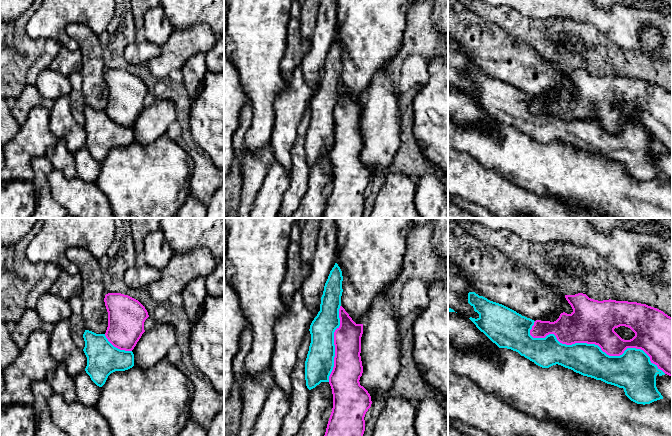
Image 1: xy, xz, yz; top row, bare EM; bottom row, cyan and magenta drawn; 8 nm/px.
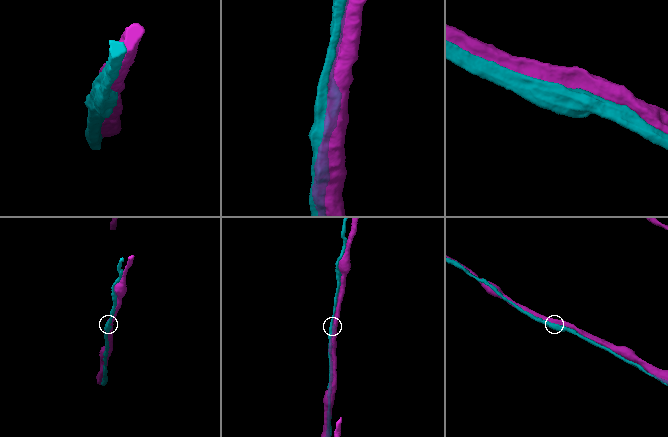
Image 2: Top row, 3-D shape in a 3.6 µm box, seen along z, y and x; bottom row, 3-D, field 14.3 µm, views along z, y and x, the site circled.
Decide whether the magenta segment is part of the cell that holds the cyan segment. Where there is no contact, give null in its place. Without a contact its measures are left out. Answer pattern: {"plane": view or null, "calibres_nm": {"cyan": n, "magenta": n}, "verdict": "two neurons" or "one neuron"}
{"plane": "yz", "calibres_nm": {"cyan": 260, "magenta": 360}, "verdict": "two neurons"}

